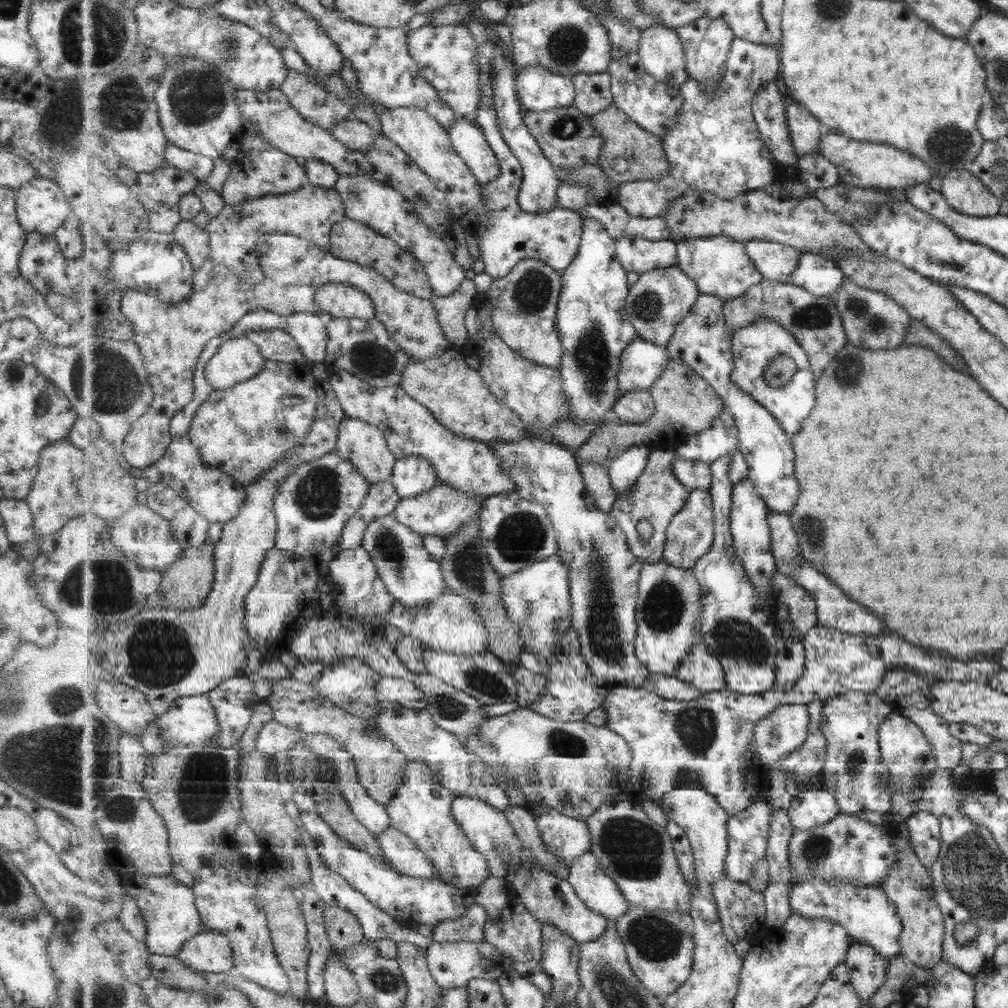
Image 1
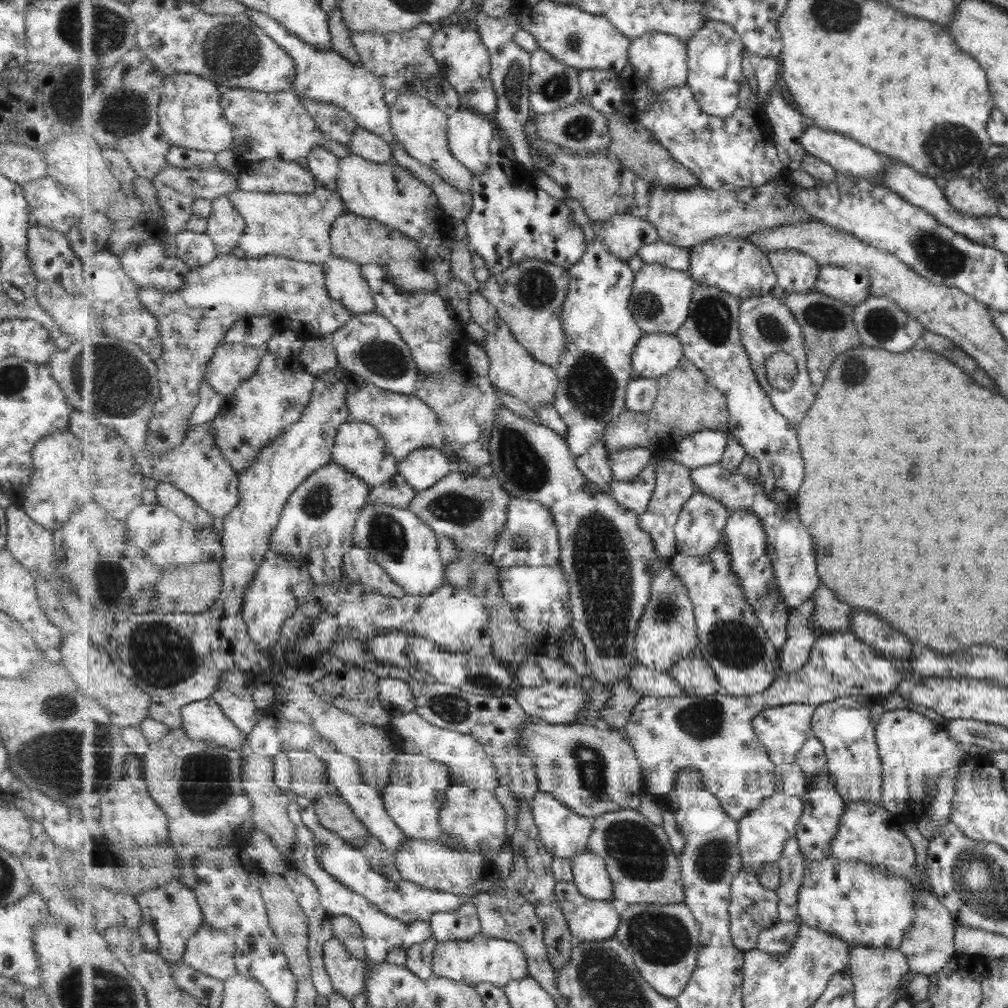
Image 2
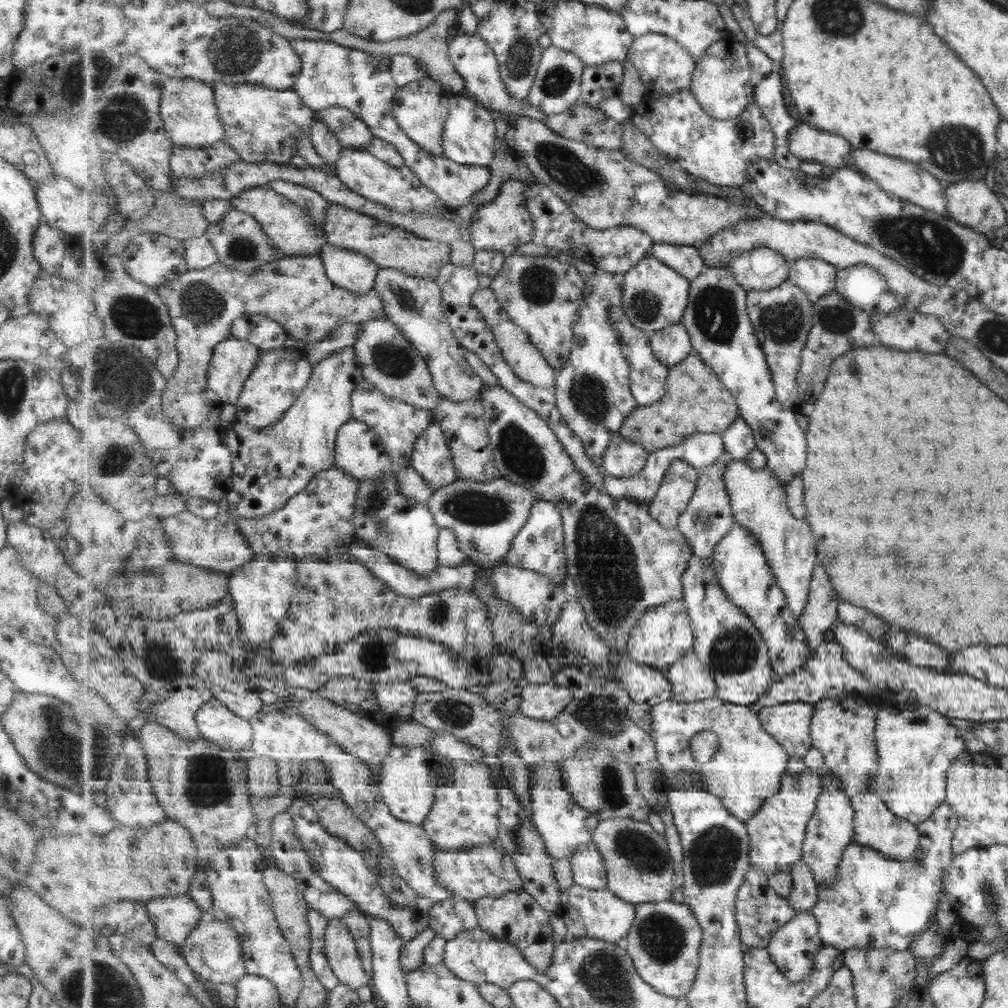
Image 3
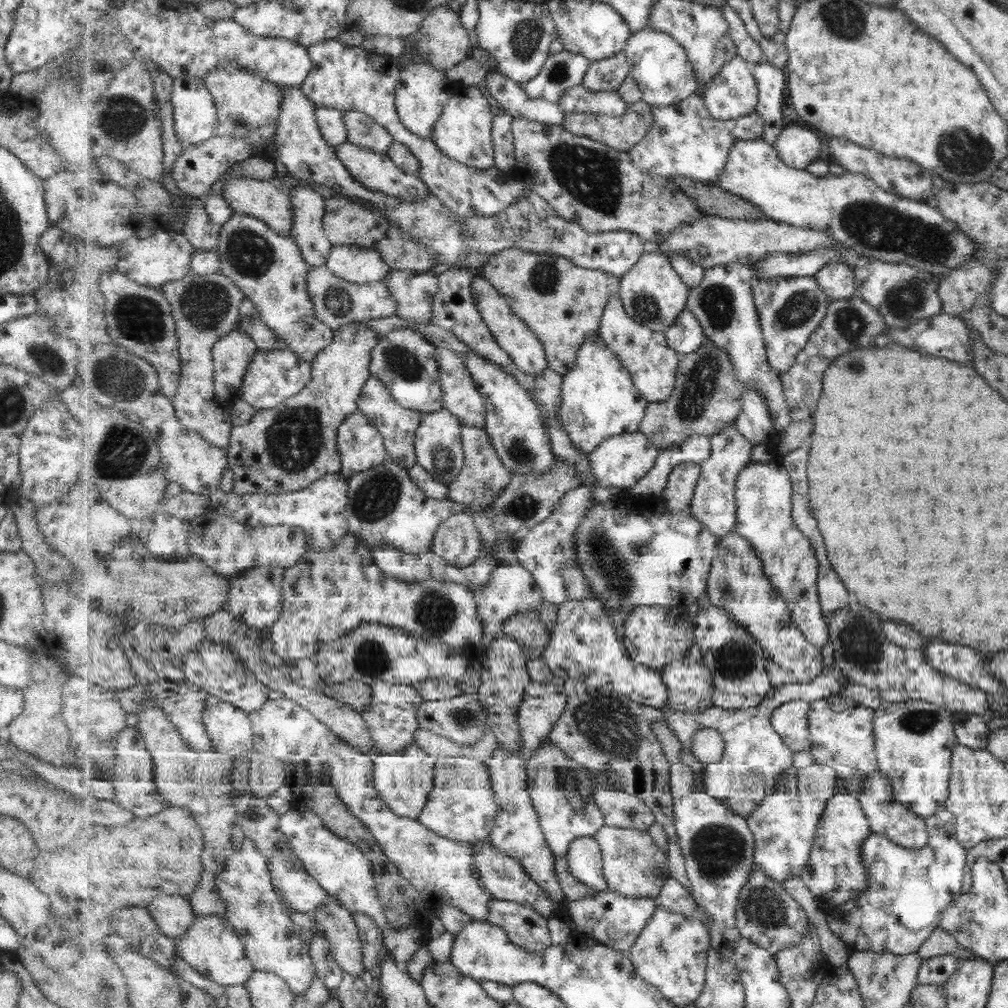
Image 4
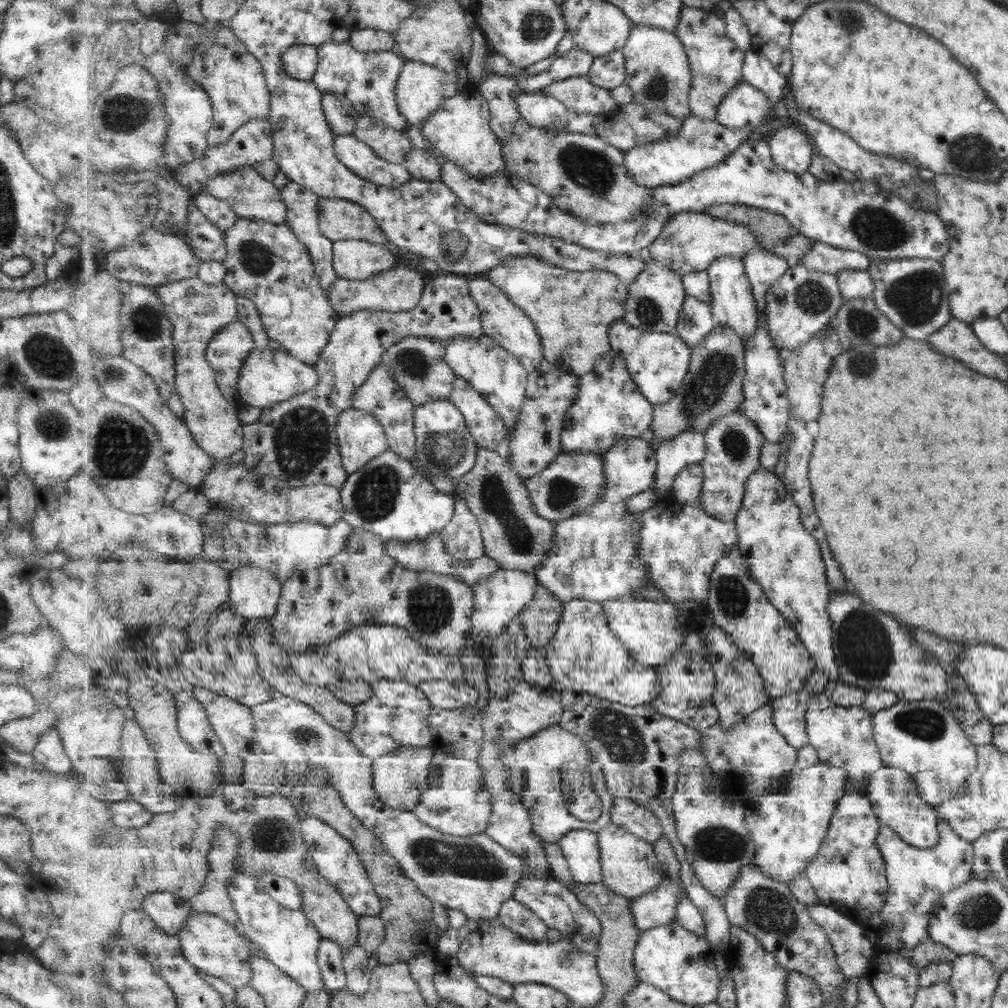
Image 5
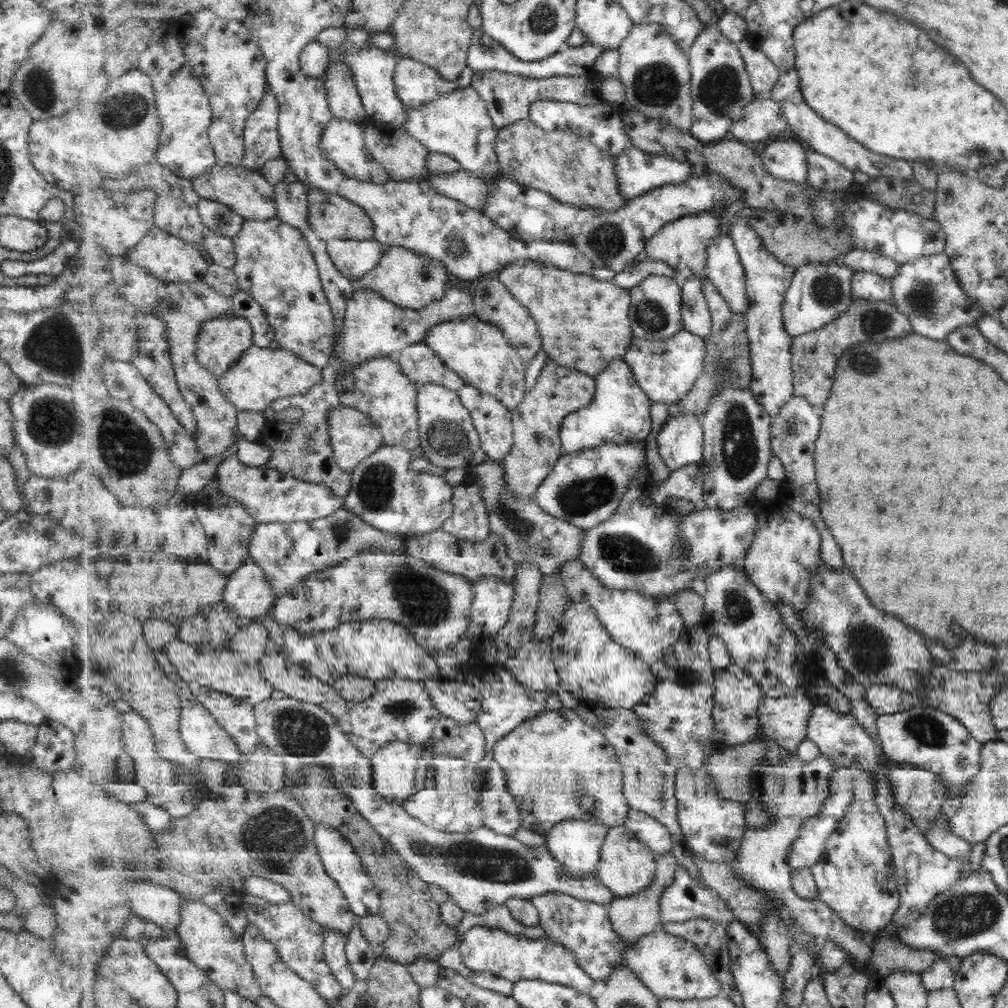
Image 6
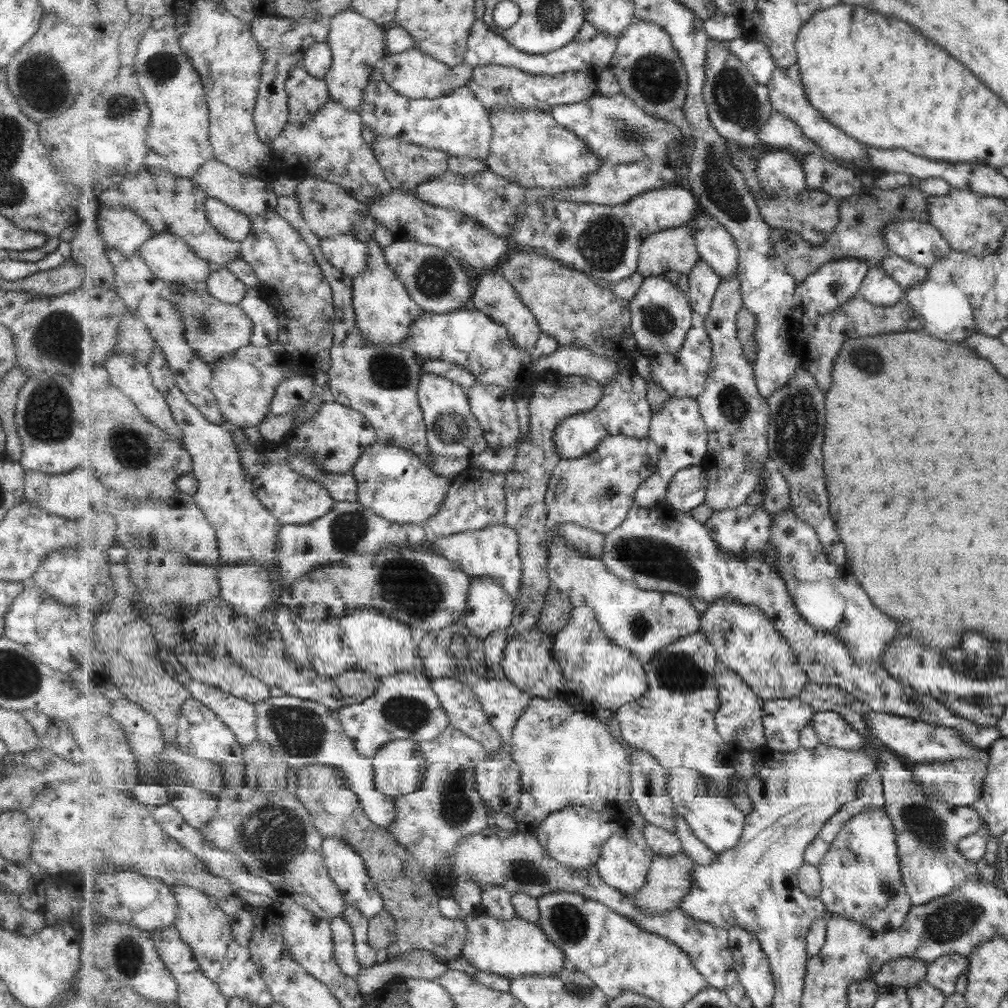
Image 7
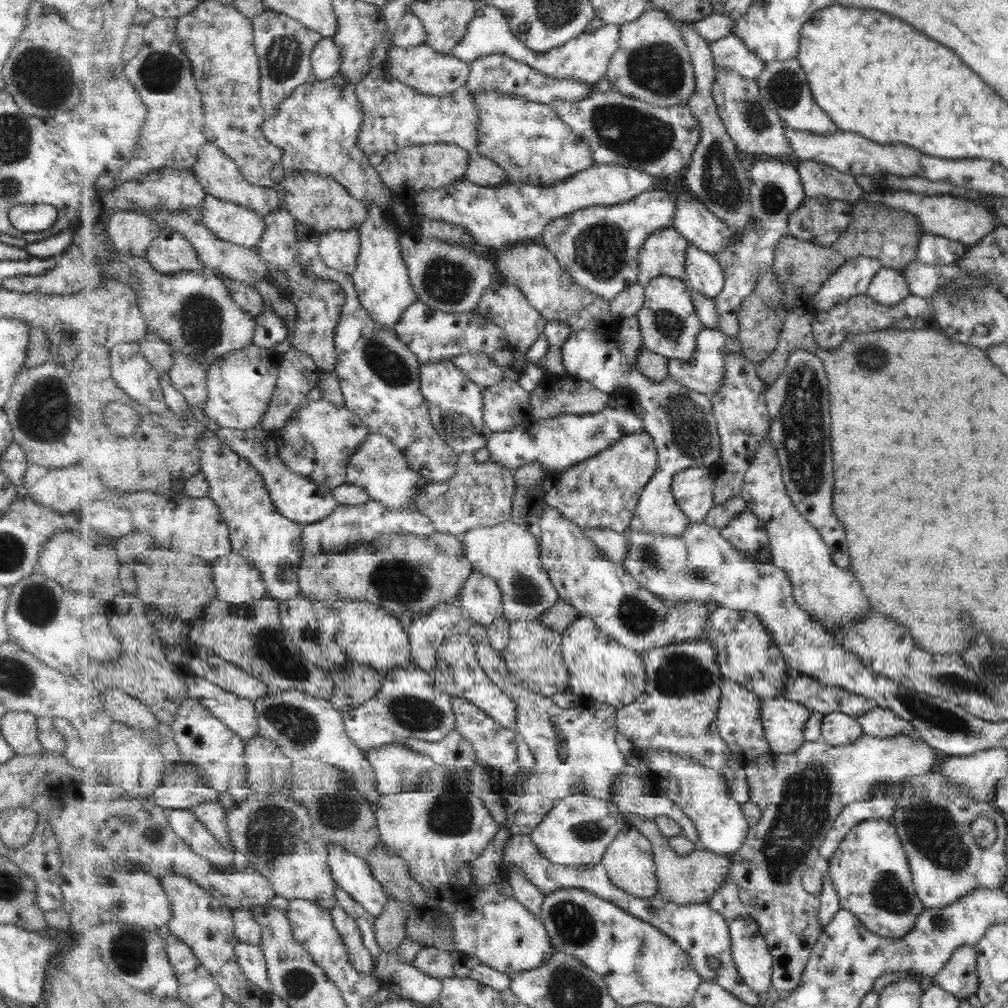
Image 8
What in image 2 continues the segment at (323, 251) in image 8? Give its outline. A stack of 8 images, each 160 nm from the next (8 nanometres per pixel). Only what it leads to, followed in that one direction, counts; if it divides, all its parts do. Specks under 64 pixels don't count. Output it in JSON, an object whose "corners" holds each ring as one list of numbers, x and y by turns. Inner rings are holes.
{"corners":[[332,256,326,262,326,284,329,295,343,303,355,315,373,313,376,300,364,277,363,266,349,259]]}

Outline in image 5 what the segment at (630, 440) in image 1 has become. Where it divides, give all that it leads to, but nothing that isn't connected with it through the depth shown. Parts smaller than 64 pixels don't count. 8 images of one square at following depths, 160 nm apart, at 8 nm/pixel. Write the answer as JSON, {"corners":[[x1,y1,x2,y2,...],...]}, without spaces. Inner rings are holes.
{"corners":[[722,325,715,327,699,345,692,347,695,354,683,386,672,401,655,406,652,437,661,442,688,430,705,433,715,421,740,410,745,400,743,379,747,371,744,348,744,340,740,335,732,328]]}

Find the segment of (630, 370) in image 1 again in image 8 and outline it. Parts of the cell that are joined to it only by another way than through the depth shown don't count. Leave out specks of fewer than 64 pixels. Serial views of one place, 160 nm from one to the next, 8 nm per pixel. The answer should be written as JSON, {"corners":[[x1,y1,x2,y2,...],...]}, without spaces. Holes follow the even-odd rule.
{"corners":[[689,244,685,280,695,291,716,299,724,290,726,276,718,257]]}

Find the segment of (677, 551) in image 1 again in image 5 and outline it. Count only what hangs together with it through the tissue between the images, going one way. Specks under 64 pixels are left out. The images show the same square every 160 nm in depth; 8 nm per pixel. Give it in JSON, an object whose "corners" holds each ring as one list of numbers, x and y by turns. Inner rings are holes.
{"corners":[[740,409,715,421,705,432,705,436,708,452,700,462,704,467,704,489,698,505,713,518,735,520,743,506,748,478,762,466,760,458,766,443,765,435,757,423]]}

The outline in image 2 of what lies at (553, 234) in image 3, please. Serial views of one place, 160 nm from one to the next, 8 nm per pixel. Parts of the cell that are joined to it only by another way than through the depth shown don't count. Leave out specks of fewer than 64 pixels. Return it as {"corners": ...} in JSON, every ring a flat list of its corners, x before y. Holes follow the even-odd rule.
{"corners":[[566,197,563,201,565,201,573,211,573,223,575,223,575,226,579,226,579,228,583,230,586,246,591,246,591,244,595,244,595,241,601,240,605,246,609,248,611,254,615,254,617,258,621,258,621,260,625,260,625,262,637,257,641,248,655,244,660,240,657,228,653,226,653,223,647,222,645,218,637,218,632,214,623,213,615,215,607,222,593,222,586,213,586,210,582,207,582,202,571,197]]}

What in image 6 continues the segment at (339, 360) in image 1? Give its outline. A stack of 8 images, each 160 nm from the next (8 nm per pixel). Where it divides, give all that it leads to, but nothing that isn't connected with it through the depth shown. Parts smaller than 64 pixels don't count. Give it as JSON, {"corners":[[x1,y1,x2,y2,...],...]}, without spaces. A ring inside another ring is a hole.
{"corners":[[424,342,408,346,395,355,405,374,416,386,431,382,447,386,449,390,463,389,467,382,457,371,445,366,441,358]]}

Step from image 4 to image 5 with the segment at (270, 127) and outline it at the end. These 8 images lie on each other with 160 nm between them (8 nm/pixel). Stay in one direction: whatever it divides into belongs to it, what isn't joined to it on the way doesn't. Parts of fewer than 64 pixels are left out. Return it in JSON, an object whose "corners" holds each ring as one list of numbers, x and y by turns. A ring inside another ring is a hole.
{"corners":[[208,20,204,32,206,40,192,52,194,59,185,66,186,72,201,83,211,97,214,125,208,134,213,146,225,144,239,129,254,118,266,118,272,111,272,94,261,64,254,54,236,37,233,28]]}

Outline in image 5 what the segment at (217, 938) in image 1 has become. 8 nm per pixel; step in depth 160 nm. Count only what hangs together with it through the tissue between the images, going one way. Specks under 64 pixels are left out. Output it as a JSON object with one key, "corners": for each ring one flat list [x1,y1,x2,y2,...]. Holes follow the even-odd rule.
{"corners":[[193,911,178,937,185,958,202,974,223,979,236,990,252,986,252,951,246,937,233,923,216,914]]}

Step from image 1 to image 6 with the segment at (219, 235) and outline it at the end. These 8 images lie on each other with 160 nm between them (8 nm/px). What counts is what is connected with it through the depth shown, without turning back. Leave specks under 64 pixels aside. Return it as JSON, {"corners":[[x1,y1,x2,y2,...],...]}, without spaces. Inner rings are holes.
{"corners":[[215,164,209,172,192,179,194,189,203,197,225,203,246,220,273,219,278,216,276,189,261,171,235,166]]}

